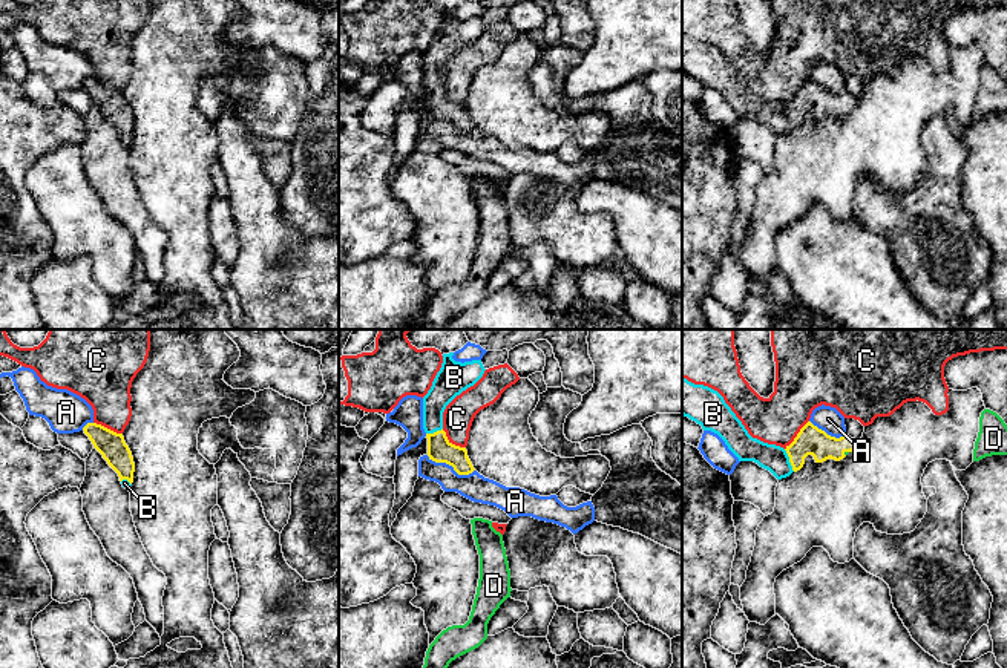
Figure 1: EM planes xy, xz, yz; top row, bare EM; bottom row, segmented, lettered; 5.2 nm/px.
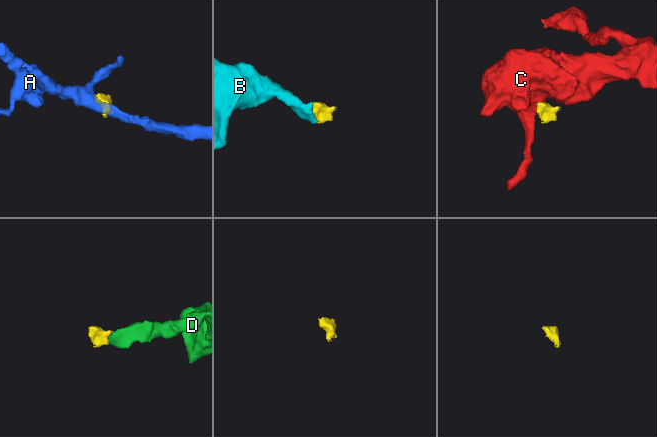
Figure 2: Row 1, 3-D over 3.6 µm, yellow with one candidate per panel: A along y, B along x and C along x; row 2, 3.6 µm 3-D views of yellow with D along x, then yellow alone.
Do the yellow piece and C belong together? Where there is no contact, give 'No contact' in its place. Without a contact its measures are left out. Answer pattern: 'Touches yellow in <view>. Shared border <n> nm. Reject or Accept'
Touches yellow in yz. Shared border 200 nm. Reject

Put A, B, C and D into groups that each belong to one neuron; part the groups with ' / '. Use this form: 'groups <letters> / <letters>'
groups A / B D / C

